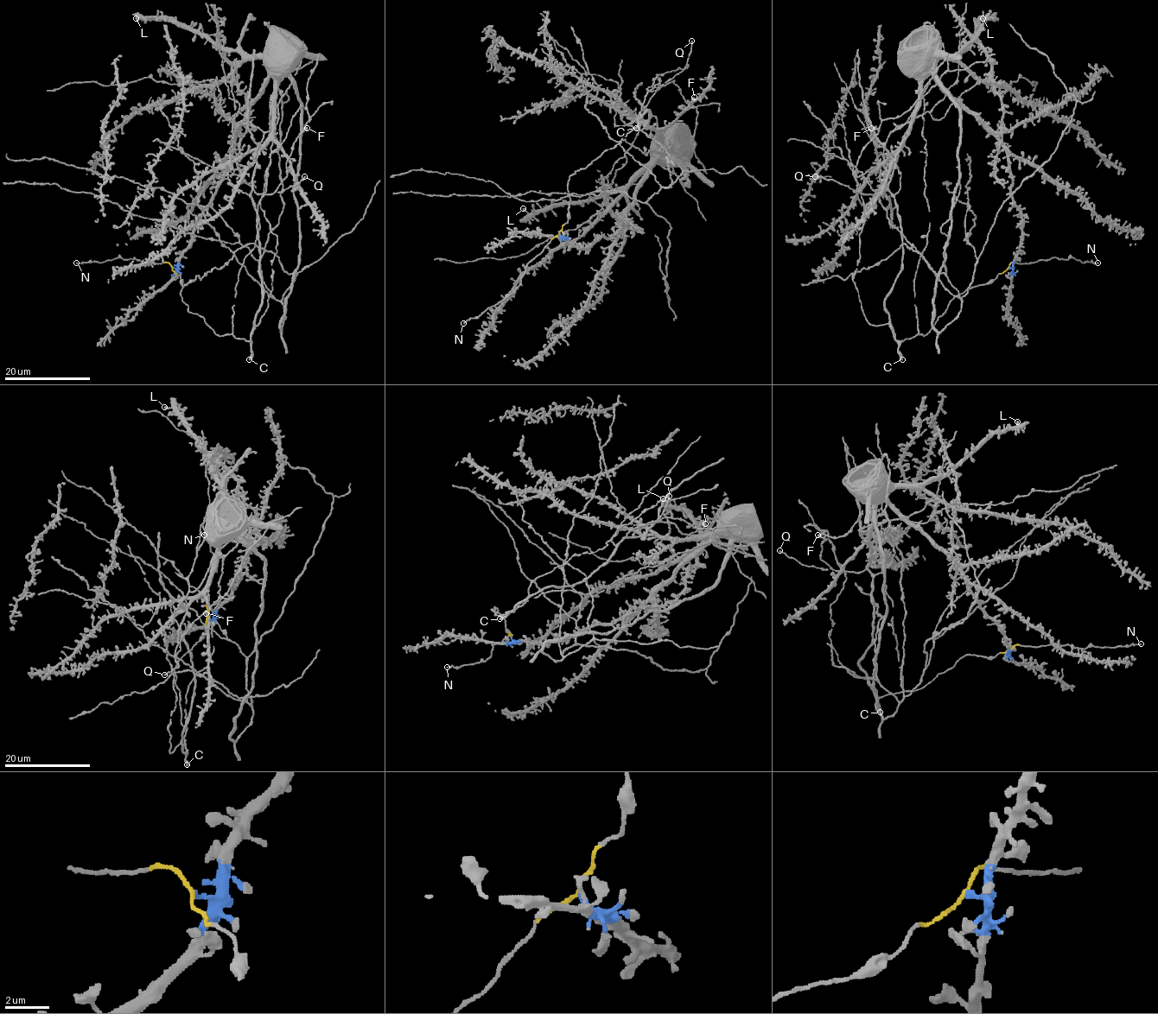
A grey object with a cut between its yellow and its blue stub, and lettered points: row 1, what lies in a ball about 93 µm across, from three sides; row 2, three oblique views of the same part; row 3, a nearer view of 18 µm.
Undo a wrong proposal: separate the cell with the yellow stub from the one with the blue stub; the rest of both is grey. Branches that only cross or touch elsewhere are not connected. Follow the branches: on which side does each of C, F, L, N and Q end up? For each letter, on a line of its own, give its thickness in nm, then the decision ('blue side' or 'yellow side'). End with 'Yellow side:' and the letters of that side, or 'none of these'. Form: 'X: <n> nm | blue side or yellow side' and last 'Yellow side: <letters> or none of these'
C: 400 nm | yellow side
F: 480 nm | yellow side
L: 360 nm | blue side
N: 160 nm | yellow side
Q: 130 nm | yellow side
Yellow side: C, F, N, Q

